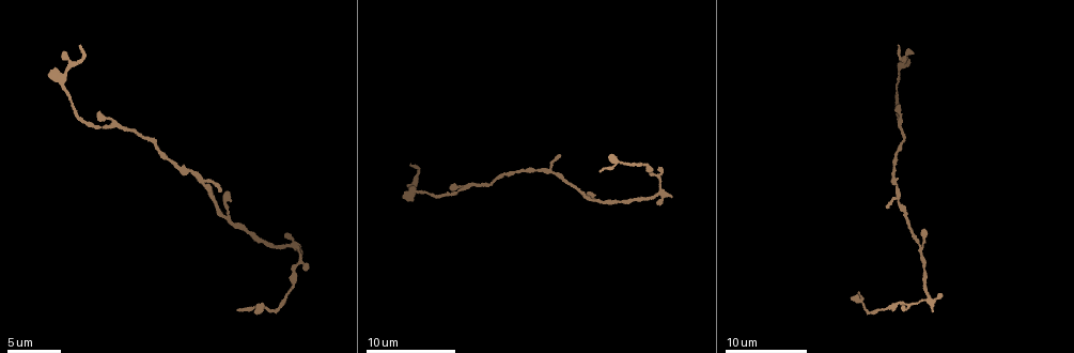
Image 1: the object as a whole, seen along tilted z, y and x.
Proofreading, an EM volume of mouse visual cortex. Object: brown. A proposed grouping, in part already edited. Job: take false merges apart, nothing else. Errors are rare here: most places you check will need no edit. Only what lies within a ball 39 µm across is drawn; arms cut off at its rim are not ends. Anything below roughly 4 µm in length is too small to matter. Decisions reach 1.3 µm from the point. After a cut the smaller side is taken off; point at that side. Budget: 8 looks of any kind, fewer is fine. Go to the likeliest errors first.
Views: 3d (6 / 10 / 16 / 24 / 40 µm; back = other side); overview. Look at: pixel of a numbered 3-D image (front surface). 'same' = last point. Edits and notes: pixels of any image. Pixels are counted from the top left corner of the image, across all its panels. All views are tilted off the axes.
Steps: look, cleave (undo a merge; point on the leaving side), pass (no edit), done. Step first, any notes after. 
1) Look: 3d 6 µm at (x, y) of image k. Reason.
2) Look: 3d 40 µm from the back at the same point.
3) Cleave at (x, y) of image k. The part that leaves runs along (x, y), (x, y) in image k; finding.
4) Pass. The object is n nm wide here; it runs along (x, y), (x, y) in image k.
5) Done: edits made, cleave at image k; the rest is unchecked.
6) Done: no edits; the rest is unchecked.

Look: 3d 16 µm at (556, 175) of image 1. Two arms in line, one across.

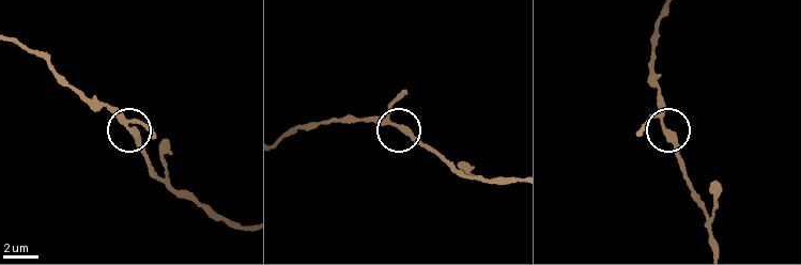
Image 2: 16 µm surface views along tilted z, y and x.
Pass. It runs along (675, 145), (661, 120), (653, 77) in image 2; all the same cell.

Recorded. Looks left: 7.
Look: 3d 10 µm at (462, 191) of image 1. Thick turns thin.

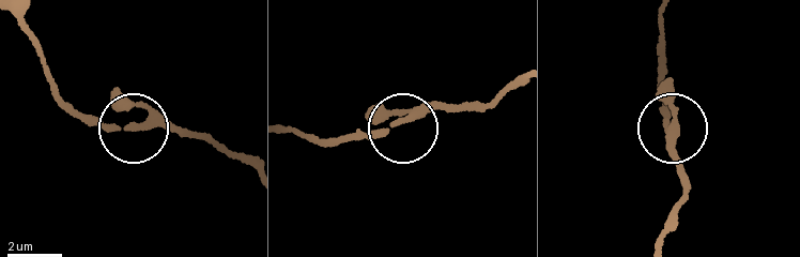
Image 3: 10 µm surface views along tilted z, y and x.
Look: 3d 10 µm from the back at (403, 120) of image 3. From behind.

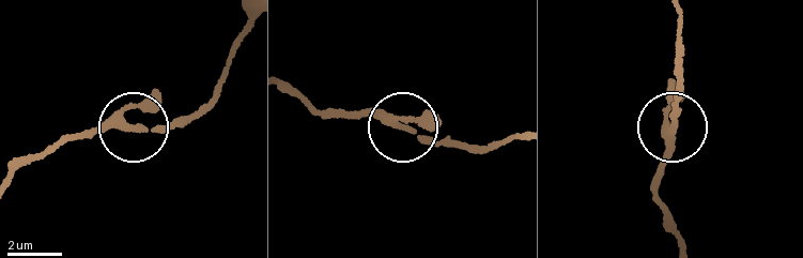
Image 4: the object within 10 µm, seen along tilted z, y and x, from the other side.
Pass. 3 arms meet here; it runs along (680, 243), (660, 180), (683, 82) in image 4; all the same cell.

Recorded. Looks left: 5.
Look: 3d 6 µm at (513, 171) of image 1.

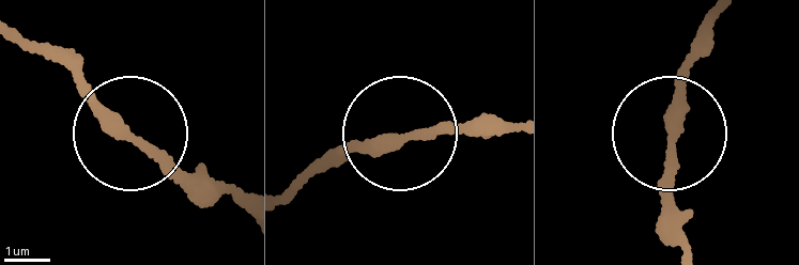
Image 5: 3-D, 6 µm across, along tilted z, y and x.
Pass. The object is 230 nm wide here; all the same cell.

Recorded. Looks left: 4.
Look: 3d 16 µm at (900, 77) of image 1. Sudden change in width.

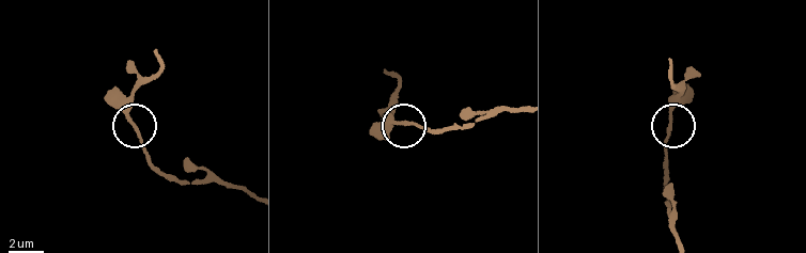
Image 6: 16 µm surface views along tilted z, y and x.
Pass. It runs along (248, 192), (216, 180), (174, 179), (150, 158), (122, 94) in image 6; one cell here.

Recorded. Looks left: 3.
Done: no edits; the rest is unchecked.

